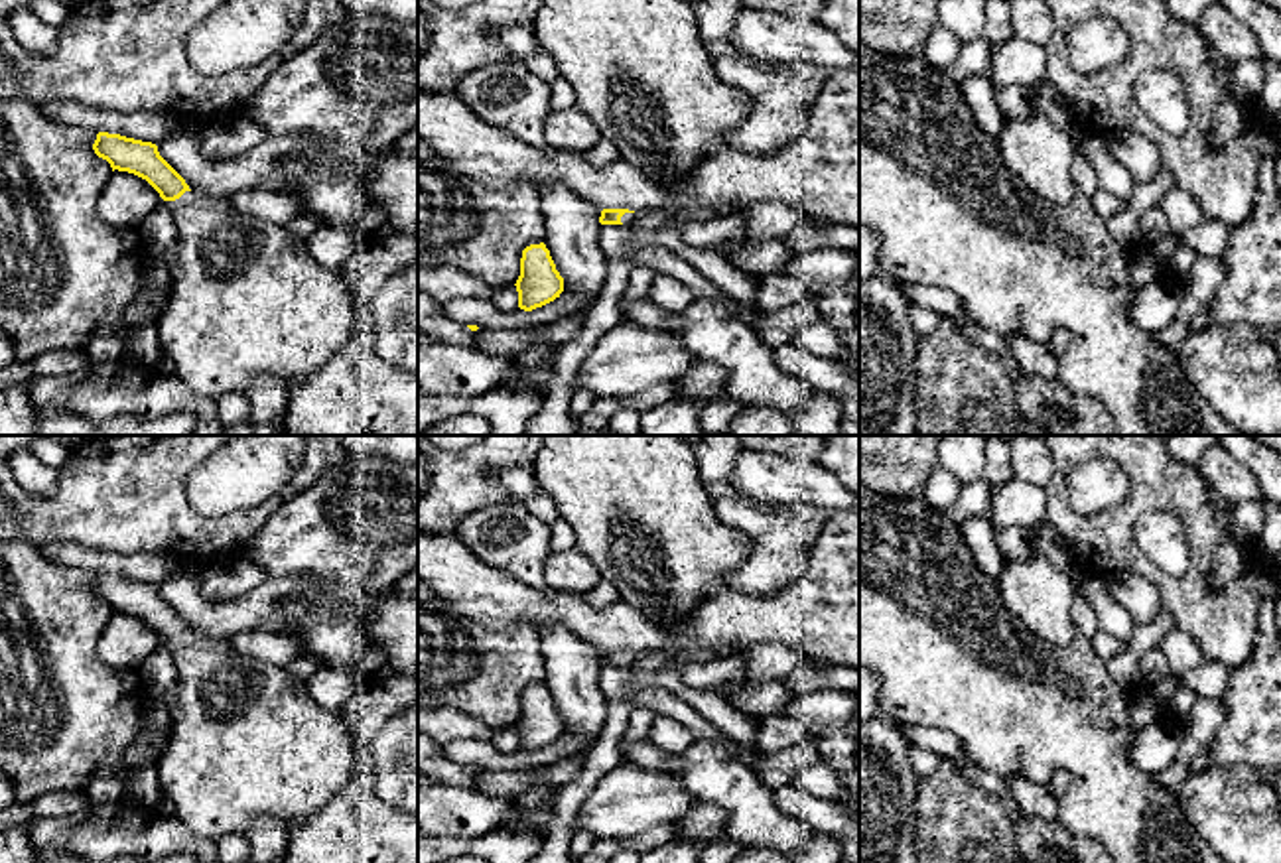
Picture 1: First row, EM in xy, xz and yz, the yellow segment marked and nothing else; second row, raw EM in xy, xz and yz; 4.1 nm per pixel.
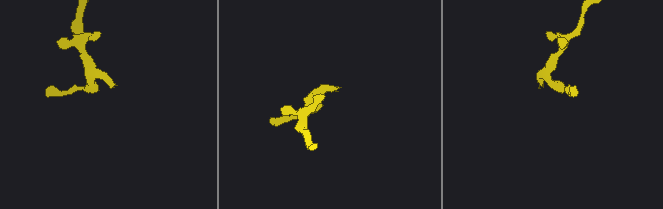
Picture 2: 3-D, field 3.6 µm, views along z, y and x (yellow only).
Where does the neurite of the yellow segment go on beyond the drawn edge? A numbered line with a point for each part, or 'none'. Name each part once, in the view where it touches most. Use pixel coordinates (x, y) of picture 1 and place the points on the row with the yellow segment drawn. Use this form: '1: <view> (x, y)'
1: xy (247, 298)

